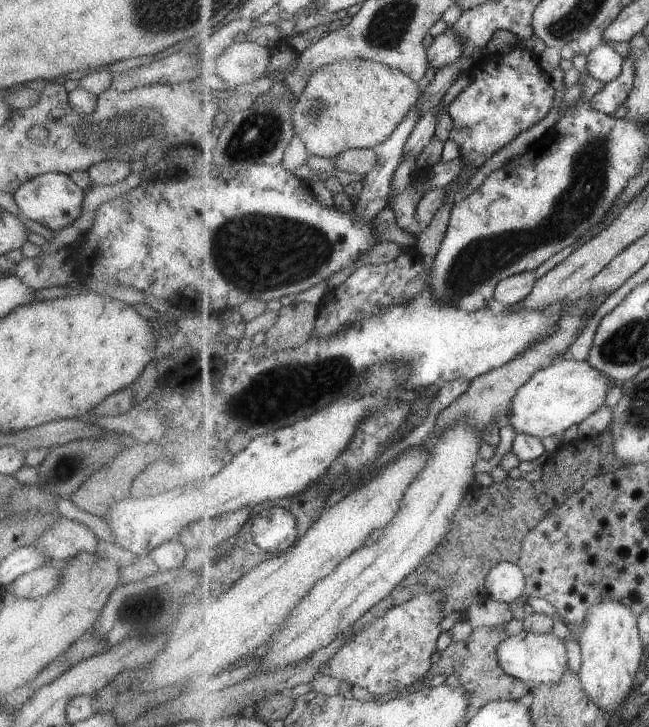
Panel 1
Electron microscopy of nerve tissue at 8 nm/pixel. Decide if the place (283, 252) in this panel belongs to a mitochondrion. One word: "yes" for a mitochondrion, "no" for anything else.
yes

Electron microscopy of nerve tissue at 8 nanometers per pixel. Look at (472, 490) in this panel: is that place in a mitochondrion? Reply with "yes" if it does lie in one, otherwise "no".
no

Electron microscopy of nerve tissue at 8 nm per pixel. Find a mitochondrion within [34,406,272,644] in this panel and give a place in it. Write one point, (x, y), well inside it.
(153, 601)

